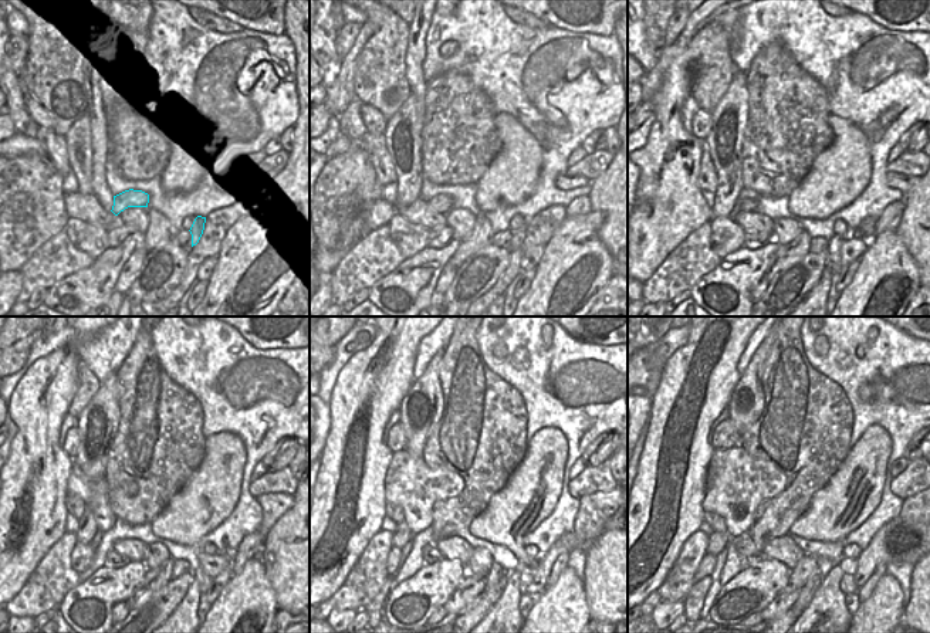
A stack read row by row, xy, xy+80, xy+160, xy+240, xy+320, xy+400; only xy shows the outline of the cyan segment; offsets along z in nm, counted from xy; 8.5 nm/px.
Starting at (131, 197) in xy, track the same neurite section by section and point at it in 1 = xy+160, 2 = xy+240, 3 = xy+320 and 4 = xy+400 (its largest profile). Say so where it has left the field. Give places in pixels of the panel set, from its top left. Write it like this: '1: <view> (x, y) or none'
1: xy+160 (748, 205)
2: xy+240 (94, 491)
3: xy+320 (411, 484)
4: xy+400 (736, 483)

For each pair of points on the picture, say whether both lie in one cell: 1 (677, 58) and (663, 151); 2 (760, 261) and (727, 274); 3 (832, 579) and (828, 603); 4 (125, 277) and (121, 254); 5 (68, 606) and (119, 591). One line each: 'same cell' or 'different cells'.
1: same cell
2: same cell
3: same cell
4: different cells
5: same cell

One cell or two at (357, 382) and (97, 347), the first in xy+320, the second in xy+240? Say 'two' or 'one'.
two

